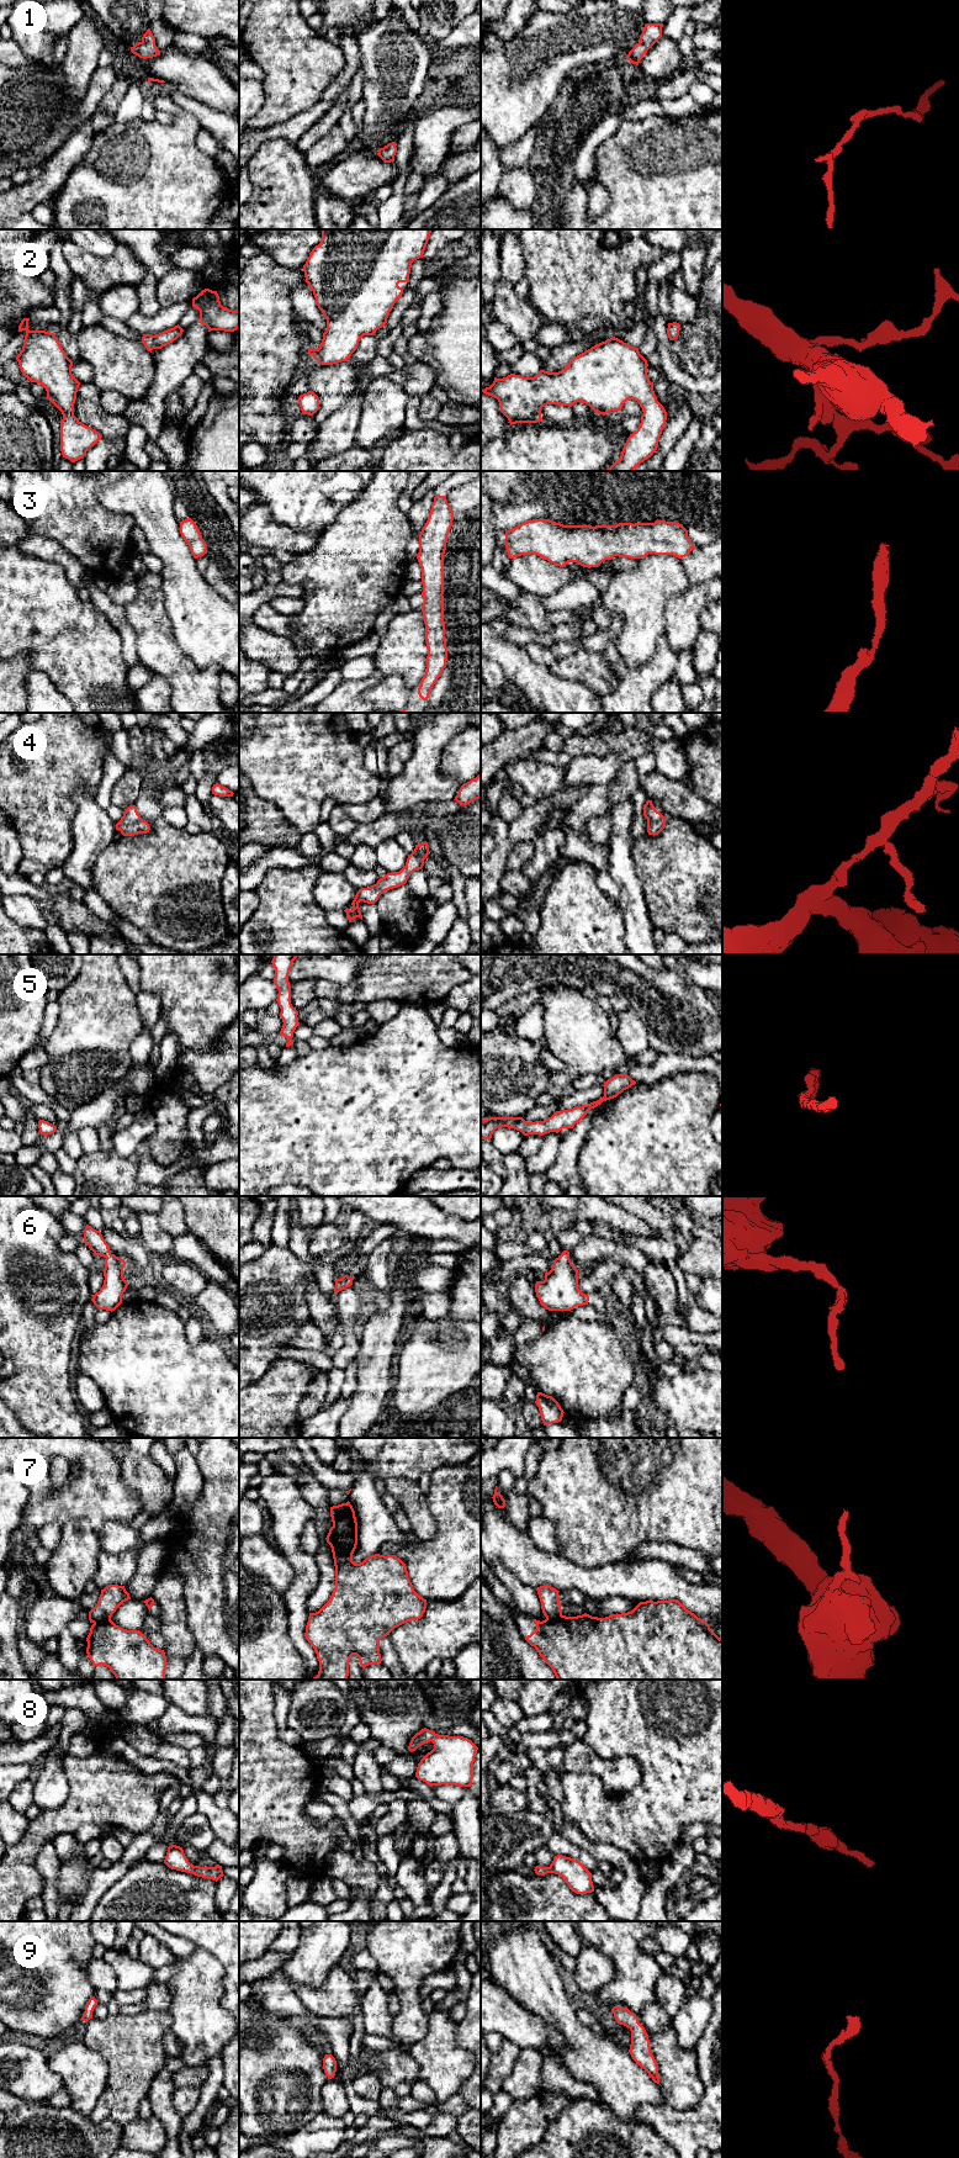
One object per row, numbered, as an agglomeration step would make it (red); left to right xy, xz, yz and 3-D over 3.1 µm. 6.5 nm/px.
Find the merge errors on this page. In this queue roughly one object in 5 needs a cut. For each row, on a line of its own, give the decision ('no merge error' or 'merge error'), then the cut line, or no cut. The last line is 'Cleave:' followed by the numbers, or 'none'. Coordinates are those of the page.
1: no merge error | no cut
2: no merge error | no cut
3: no merge error | no cut
4: no merge error | no cut
5: no merge error | no cut
6: no merge error | no cut
7: merge error | xz (346, 1503), (346, 1507), (332, 1518)
8: no merge error | no cut
9: no merge error | no cut
Cleave: 7

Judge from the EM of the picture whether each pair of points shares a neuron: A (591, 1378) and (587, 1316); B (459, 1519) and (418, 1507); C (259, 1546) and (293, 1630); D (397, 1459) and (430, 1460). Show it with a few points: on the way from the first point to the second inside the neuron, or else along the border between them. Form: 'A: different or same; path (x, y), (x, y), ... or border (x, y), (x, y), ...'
A: different; border (557, 1321), (575, 1316), (609, 1326)
B: different; border (425, 1495), (435, 1522), (435, 1534), (429, 1540)
C: different; border (293, 1567), (292, 1583), (282, 1596)
D: same; path (406, 1459), (422, 1459)

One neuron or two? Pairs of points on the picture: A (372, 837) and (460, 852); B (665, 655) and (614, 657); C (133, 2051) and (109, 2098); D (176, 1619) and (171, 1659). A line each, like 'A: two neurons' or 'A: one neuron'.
A: one neuron
B: one neuron
C: two neurons
D: one neuron

